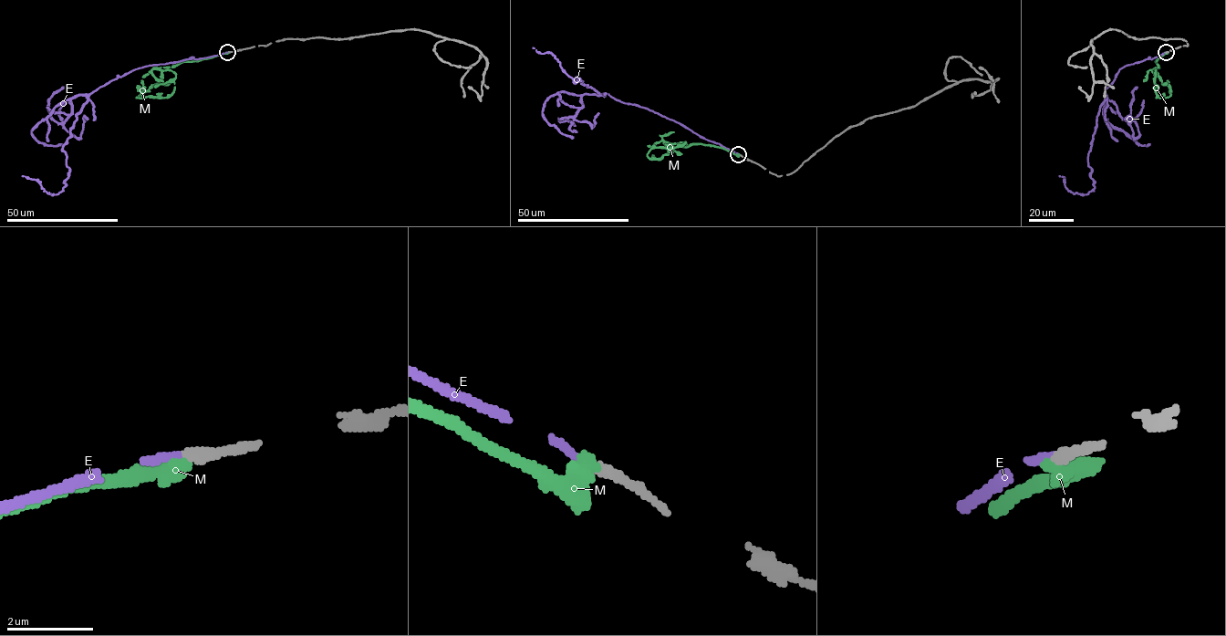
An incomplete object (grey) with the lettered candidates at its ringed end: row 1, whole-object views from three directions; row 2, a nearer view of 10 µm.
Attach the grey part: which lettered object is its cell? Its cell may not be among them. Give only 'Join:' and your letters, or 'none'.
Join: E

